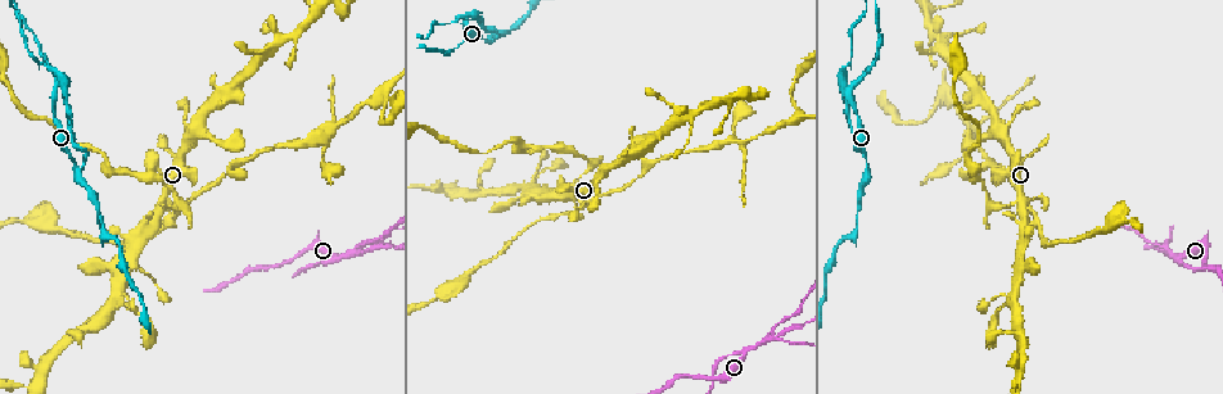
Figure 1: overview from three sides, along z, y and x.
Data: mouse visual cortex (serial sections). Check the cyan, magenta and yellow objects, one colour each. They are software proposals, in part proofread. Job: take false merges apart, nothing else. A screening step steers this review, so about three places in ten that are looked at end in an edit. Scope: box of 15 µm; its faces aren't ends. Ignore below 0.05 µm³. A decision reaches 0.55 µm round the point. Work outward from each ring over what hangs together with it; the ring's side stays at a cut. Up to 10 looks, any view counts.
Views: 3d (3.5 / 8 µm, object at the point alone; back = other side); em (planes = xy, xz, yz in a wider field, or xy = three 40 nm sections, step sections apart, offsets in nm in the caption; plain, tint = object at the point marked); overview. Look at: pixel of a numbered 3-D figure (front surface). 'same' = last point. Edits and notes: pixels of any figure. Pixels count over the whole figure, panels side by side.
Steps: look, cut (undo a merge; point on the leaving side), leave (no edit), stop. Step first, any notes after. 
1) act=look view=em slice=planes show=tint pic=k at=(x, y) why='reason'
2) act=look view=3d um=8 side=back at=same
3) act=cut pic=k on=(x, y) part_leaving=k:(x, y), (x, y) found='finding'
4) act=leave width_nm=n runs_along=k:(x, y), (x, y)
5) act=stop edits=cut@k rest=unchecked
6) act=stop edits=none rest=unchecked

act=look view=3d um=3.5 pic=1 at=(564, 199) why='narrows sharply'

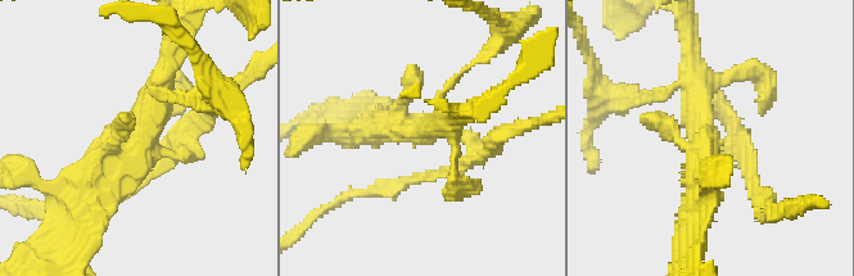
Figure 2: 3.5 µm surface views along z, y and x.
act=look view=em slice=xy step=1 show=tint pic=2 at=(701, 137)

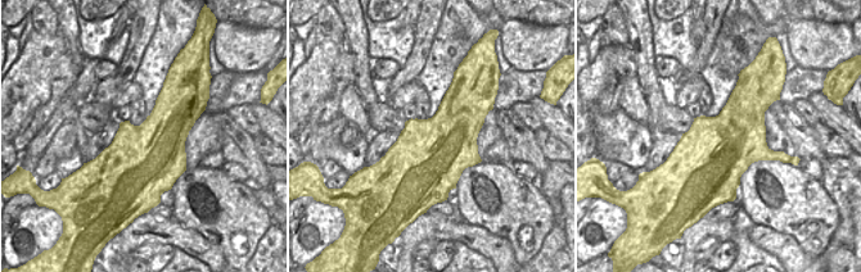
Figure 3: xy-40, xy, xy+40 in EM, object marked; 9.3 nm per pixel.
act=cut pic=2 on=(727, 116) found='a second cell is stuck on'

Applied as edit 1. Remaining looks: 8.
act=look view=3d um=8 pic=1 at=(522, 187) why='side arm on a straight run'

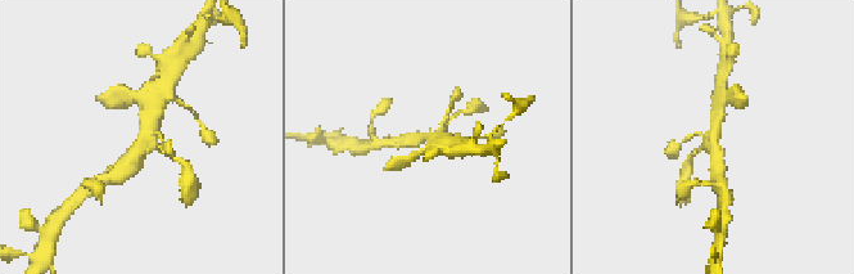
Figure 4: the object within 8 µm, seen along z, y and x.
act=look view=em slice=xy step=2 show=tint pic=4 at=(146, 129)

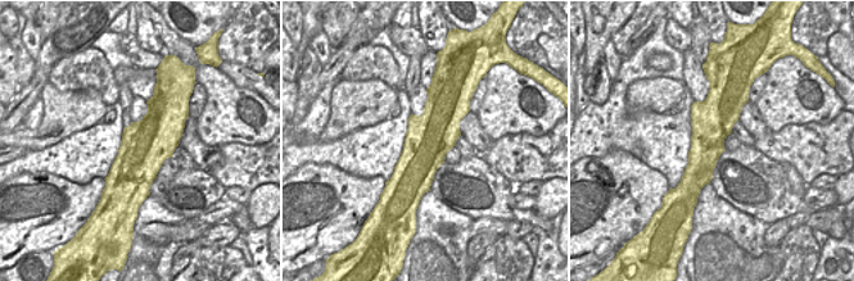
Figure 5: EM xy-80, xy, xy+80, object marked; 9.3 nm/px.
act=leave runs_along=5:(717, 89), (694, 195) found='one cell here'

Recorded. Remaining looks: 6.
act=look view=overview why='redraw'

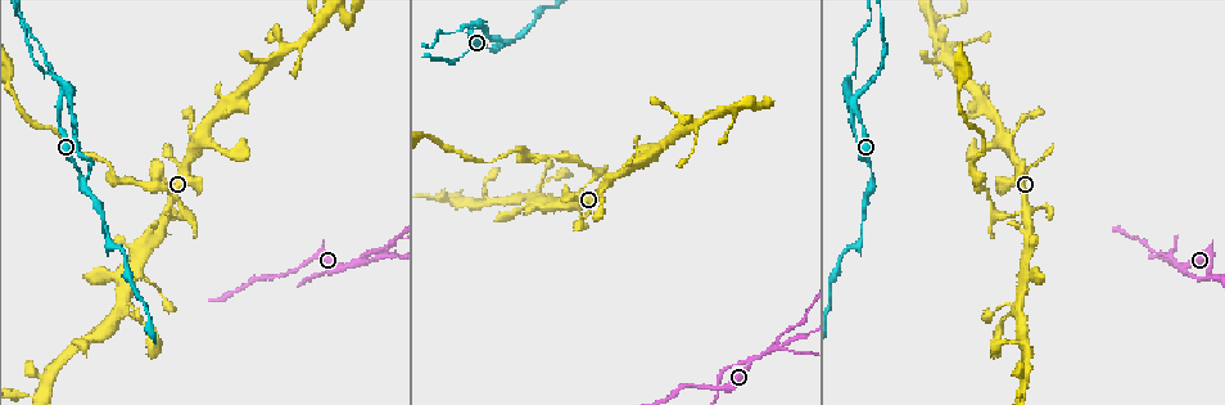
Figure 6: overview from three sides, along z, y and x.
act=look view=3d um=8 pic=6 at=(870, 178) why='thick turns thin'

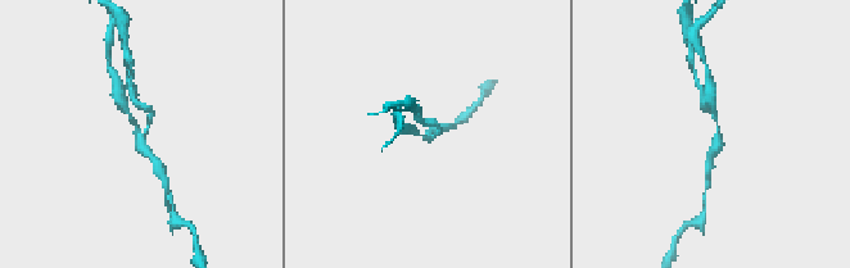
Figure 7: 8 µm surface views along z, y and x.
act=look view=3d um=3.5 side=back pic=7 at=(143, 133)

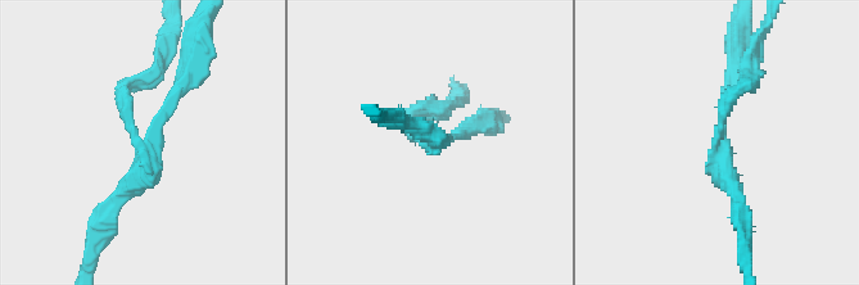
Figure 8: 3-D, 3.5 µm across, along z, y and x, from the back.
act=look view=em slice=planes show=tint pic=8 at=(718, 147)

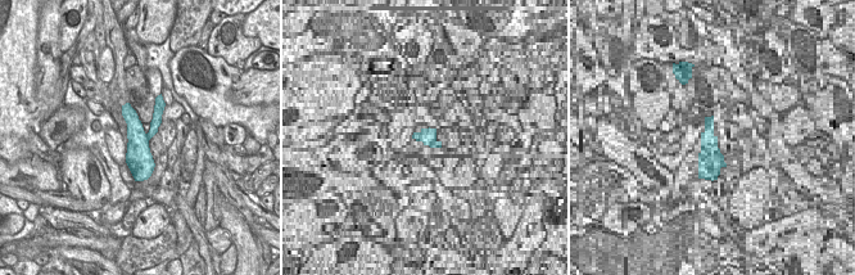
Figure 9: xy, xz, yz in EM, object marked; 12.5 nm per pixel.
act=cut pic=8 on=(123, 93) arms=3 part_leaving=8:(140, 141), (120, 90), (148, 78), (159, 51) found='two cells meet here'

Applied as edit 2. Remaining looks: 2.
act=stop edits=cut@2,cut@8 rest=unchecked

